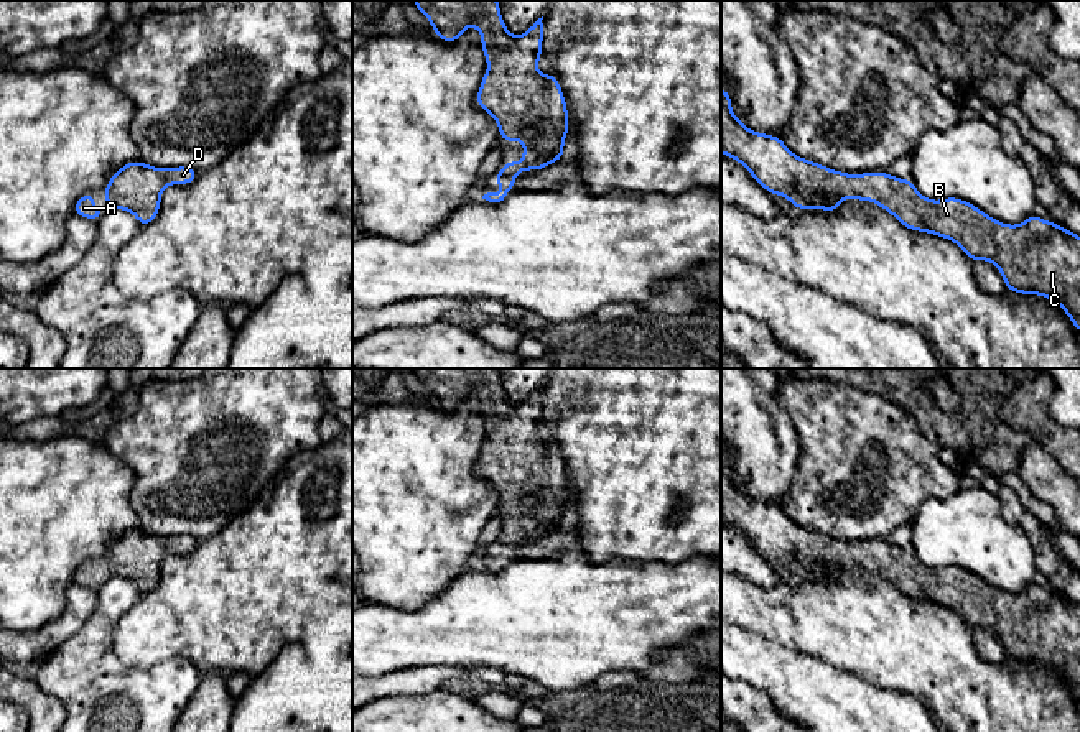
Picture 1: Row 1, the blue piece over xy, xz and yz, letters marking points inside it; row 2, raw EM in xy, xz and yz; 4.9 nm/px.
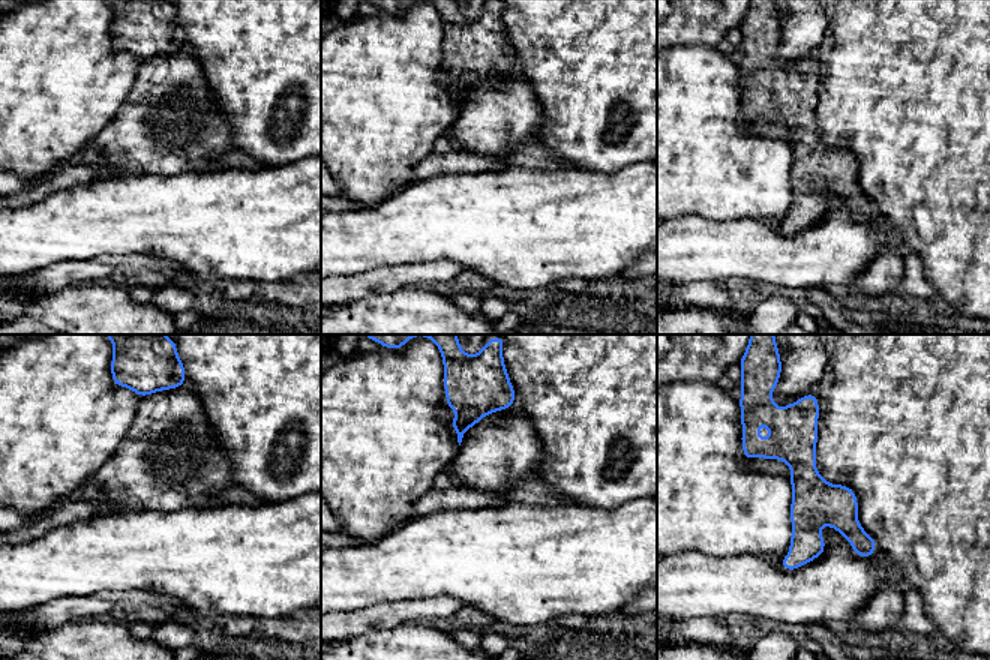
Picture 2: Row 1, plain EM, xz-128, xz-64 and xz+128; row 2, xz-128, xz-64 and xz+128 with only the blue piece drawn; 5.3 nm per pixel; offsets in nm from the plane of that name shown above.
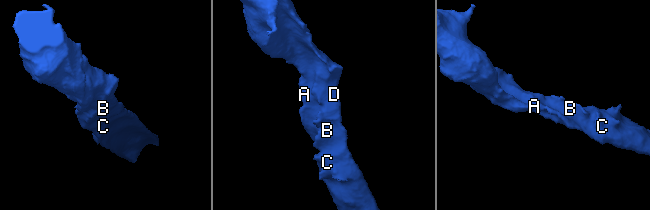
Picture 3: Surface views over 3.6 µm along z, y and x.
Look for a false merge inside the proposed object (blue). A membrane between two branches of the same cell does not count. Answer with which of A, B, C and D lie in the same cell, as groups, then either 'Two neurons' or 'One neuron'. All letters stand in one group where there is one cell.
Groups: A B C D. One neuron

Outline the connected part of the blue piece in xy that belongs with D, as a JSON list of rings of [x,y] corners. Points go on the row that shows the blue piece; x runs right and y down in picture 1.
[[[132,161],[110,176],[104,196],[109,209],[128,211],[145,227],[160,212],[163,189],[170,184],[191,184],[198,174],[191,166],[155,168]]]

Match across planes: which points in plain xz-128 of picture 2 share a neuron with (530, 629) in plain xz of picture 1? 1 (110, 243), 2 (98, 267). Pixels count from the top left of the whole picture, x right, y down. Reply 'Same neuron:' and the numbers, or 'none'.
Same neuron: 1

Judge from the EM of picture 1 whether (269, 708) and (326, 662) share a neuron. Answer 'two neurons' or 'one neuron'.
one neuron

